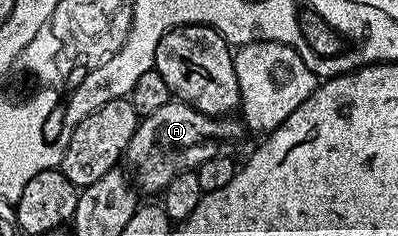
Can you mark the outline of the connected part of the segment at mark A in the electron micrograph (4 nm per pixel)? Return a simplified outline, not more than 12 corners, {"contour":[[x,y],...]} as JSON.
{"contour":[[171,101],[138,122],[124,158],[160,192],[239,138],[233,117]]}

